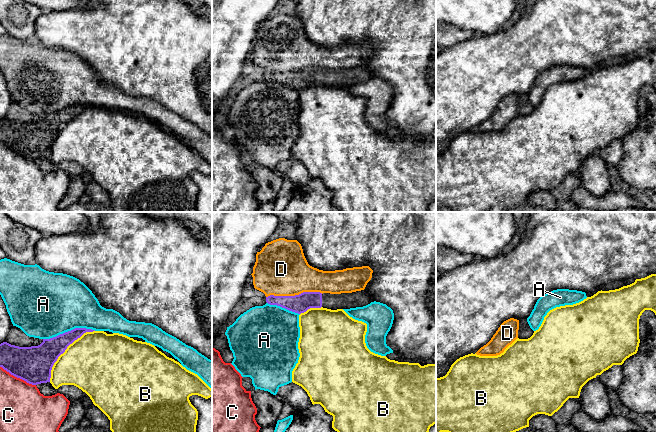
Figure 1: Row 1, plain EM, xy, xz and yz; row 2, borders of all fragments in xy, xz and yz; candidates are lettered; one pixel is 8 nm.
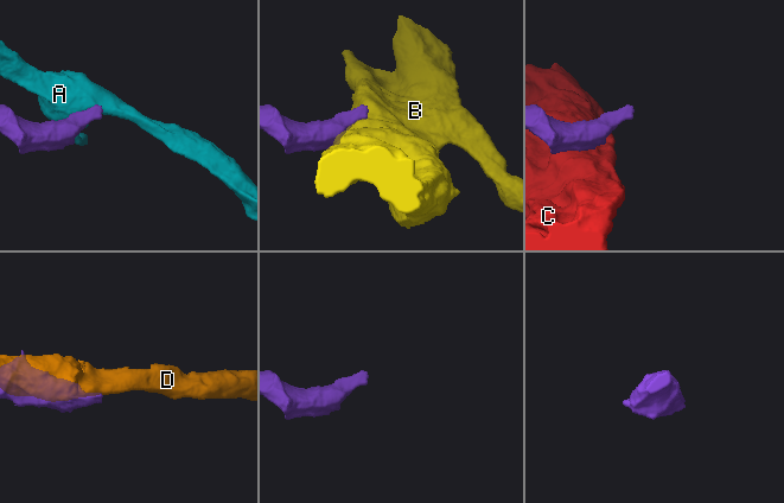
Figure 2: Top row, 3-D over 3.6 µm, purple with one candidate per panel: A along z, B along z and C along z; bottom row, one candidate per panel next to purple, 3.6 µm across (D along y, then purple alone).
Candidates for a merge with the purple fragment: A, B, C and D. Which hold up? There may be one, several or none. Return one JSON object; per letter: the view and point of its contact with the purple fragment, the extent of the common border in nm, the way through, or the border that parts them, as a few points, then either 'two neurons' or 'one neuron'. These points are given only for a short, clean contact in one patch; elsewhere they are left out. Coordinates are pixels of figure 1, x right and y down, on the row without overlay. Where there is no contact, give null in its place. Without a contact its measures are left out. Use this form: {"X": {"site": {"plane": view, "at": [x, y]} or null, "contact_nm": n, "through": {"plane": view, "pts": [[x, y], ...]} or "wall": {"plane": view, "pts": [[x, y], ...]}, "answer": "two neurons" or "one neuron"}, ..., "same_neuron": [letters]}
{"A": {"site": {"plane": "xy", "at": [69, 107]}, "contact_nm": 440, "wall": {"plane": "xy", "pts": [[95, 106], [73, 104], [43, 115]]}, "answer": "two neurons"}, "B": {"site": {"plane": "xy", "at": [64, 127]}, "contact_nm": 550, "answer": "two neurons"}, "C": {"site": {"plane": "xy", "at": [18, 153]}, "contact_nm": 320, "answer": "two neurons"}, "D": {"site": {"plane": "xz", "at": [295, 71]}, "contact_nm": 460, "answer": "two neurons"}, "same_neuron": []}

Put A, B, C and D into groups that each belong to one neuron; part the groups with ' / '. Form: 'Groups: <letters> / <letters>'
Groups: A / B / C / D

